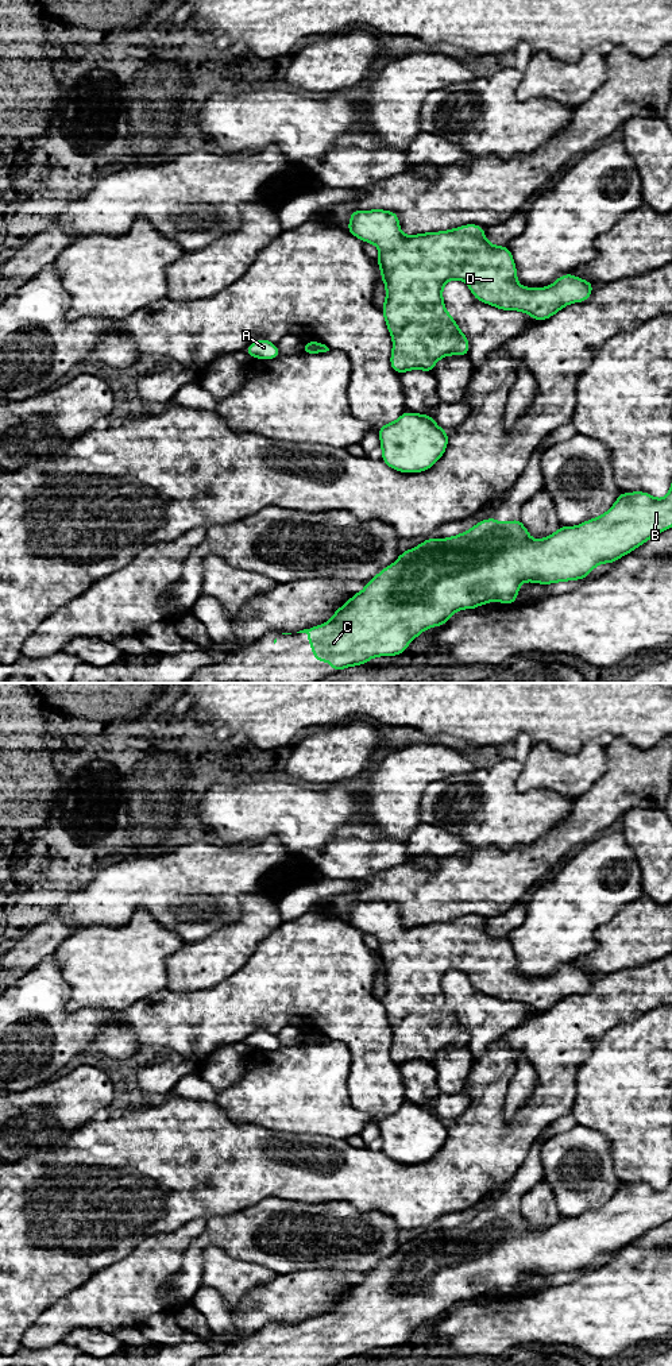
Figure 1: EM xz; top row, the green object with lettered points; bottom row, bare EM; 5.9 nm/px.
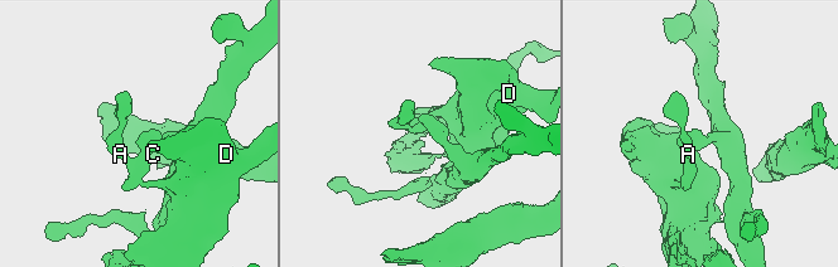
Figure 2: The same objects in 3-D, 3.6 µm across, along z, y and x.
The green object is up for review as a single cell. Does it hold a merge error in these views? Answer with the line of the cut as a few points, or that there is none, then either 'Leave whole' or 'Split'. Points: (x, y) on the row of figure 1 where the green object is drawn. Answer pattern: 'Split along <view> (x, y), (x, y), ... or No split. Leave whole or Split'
Split along xz (316, 342), (323, 351). Split

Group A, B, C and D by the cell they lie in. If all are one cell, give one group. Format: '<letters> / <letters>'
A D / B C

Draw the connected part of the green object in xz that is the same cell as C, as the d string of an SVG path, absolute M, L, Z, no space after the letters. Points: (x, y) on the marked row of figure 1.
M672 483L669 493L663 499L657 499L645 491L621 491L615 503L605 514L576 526L561 525L557 532L541 540L530 537L521 518L502 524L493 516L488 520L480 520L474 528L460 535L448 539L428 537L416 548L399 553L393 564L366 582L363 591L352 594L351 599L339 607L328 622L297 633L309 636L309 647L314 652L313 659L331 663L333 672L367 664L370 659L376 656L397 656L406 652L409 643L428 628L445 625L457 610L475 610L478 606L494 601L506 605L515 603L522 582L551 584L576 579L584 580L596 566L613 564L671 526Z

